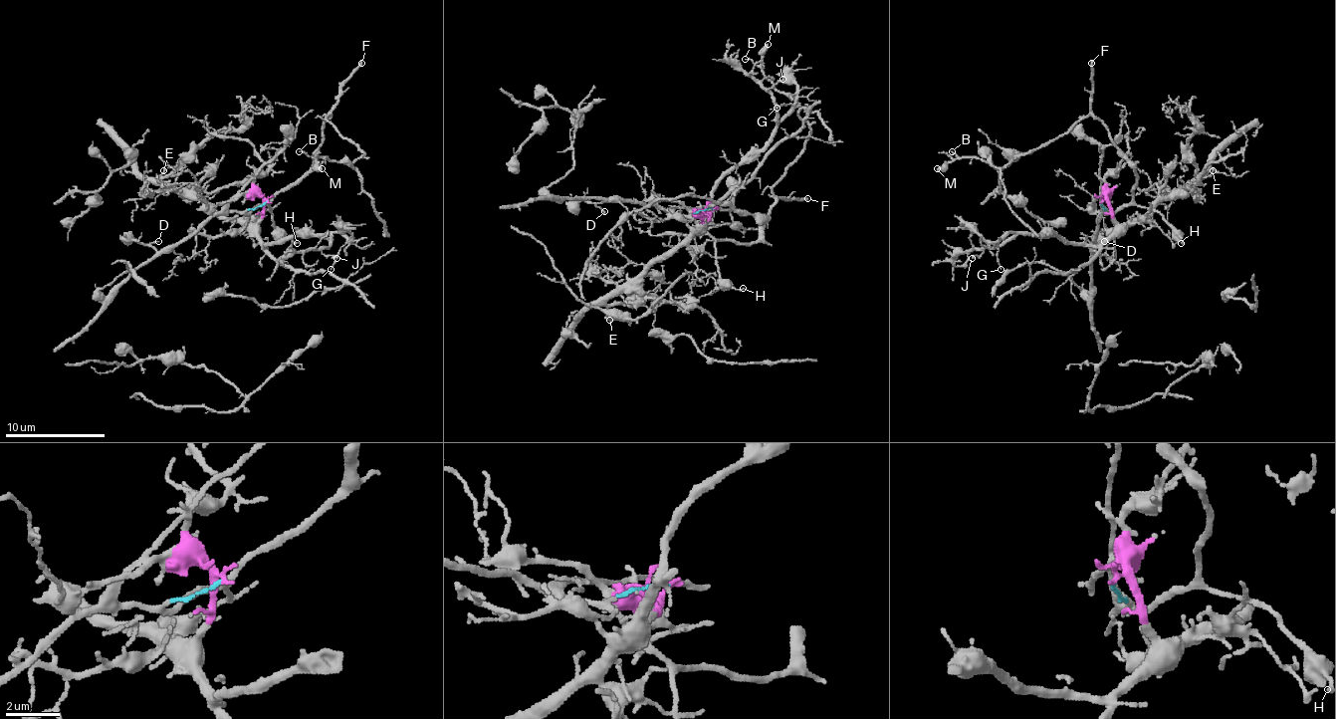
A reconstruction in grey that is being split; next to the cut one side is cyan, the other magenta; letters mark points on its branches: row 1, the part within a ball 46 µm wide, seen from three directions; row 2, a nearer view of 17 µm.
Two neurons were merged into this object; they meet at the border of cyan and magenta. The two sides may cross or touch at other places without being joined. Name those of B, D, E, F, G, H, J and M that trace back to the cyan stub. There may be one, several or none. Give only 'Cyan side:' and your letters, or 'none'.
Cyan side: B, D, F, H, M

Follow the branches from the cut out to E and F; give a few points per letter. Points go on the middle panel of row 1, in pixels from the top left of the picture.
E: (713, 207), (701, 225), (605, 303), (605, 315), (610, 320)
F: (713, 207), (693, 215), (713, 237), (753, 242), (768, 220), (768, 210), (780, 197), (808, 197)

